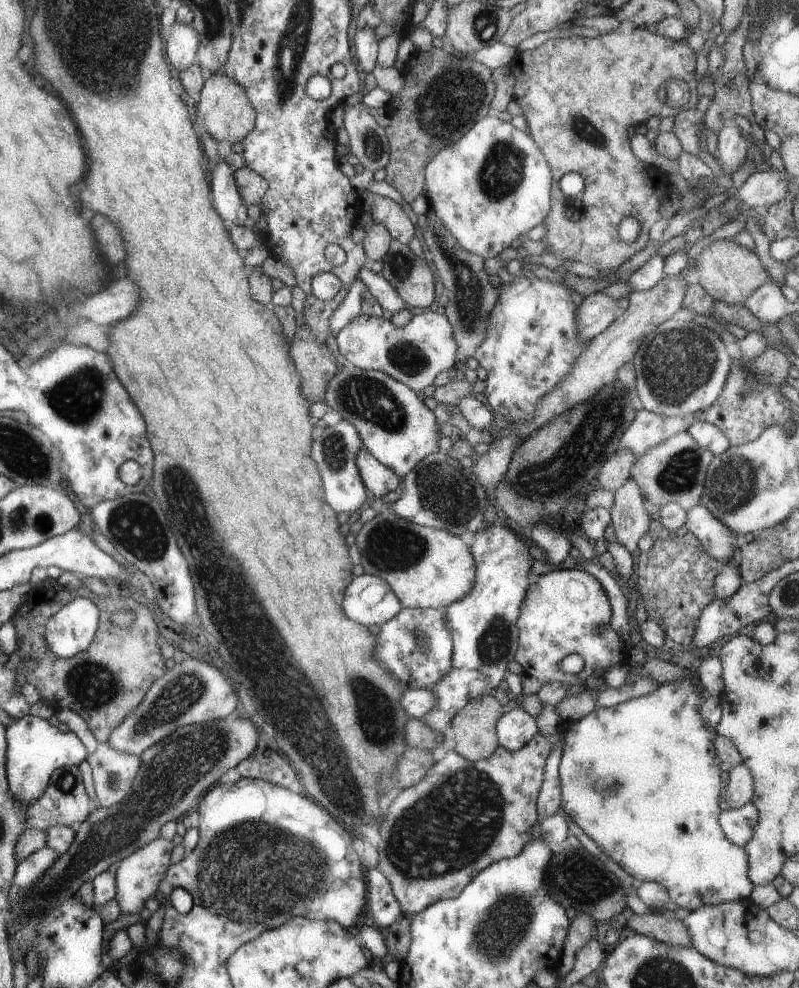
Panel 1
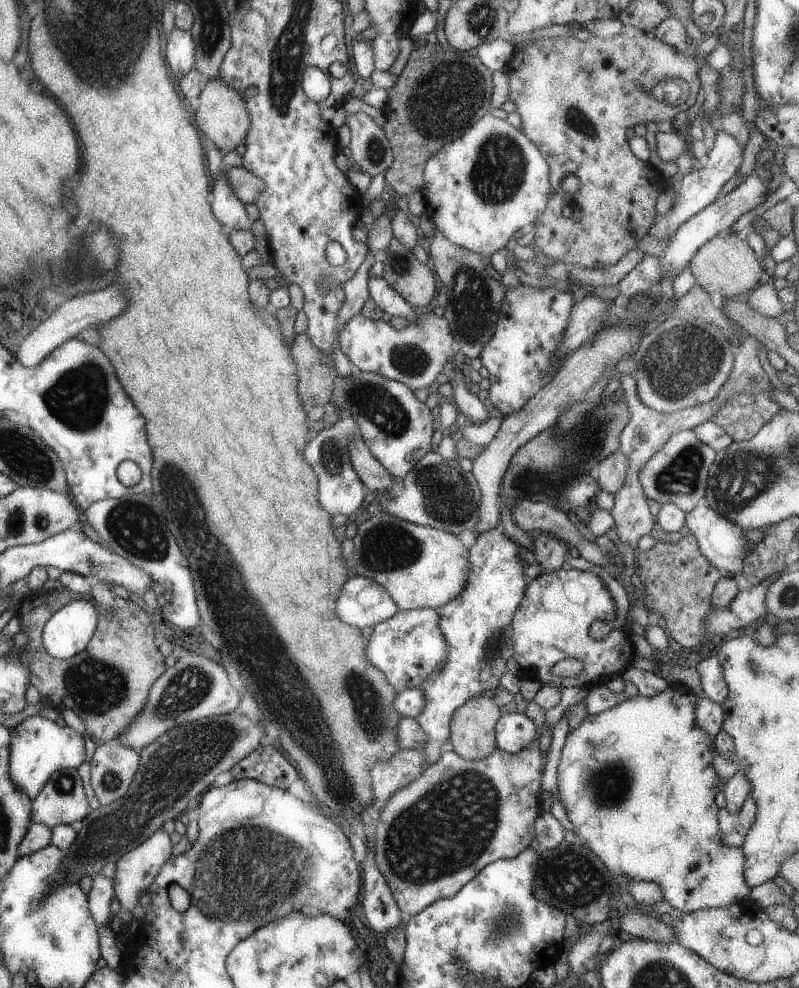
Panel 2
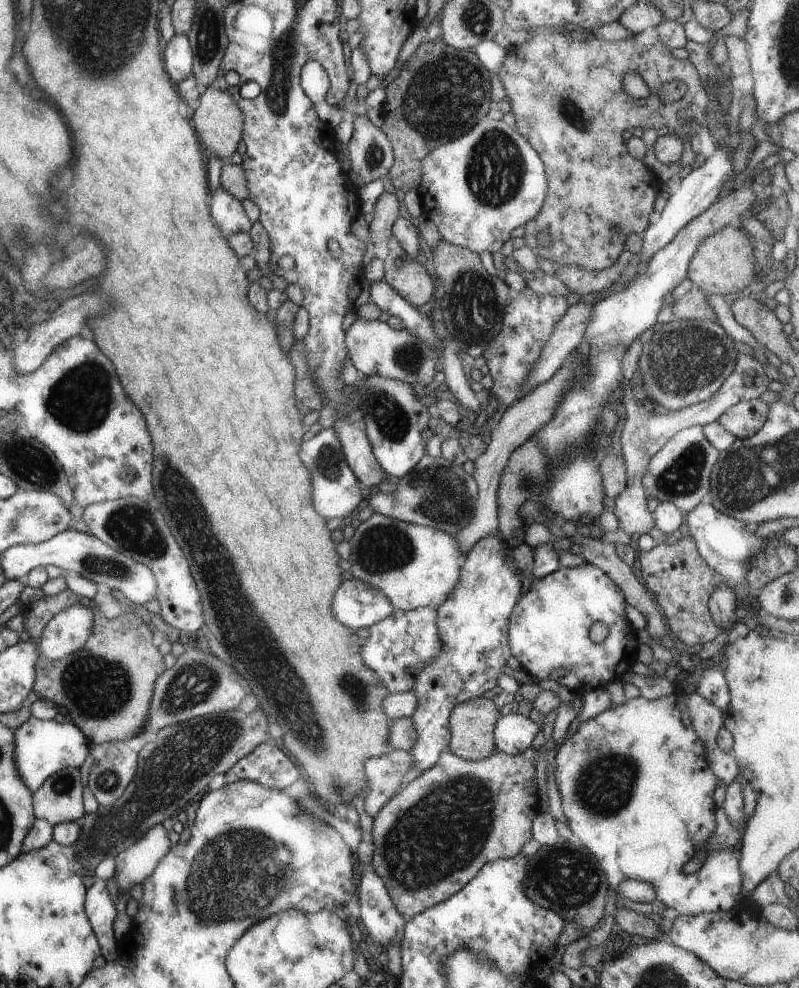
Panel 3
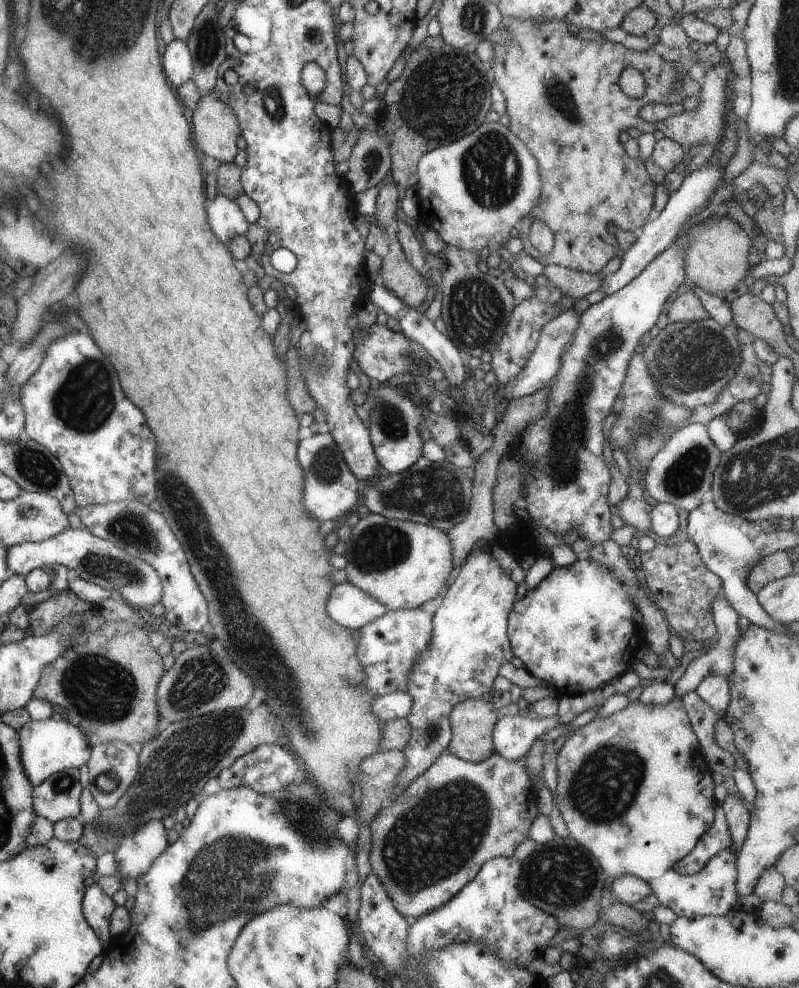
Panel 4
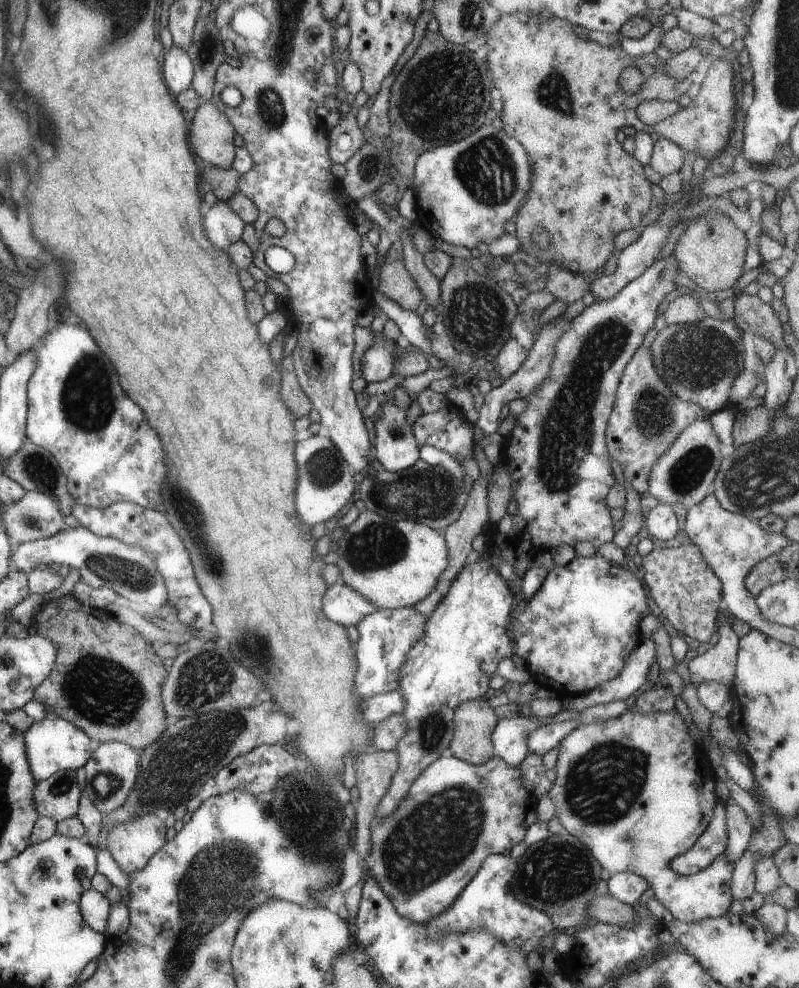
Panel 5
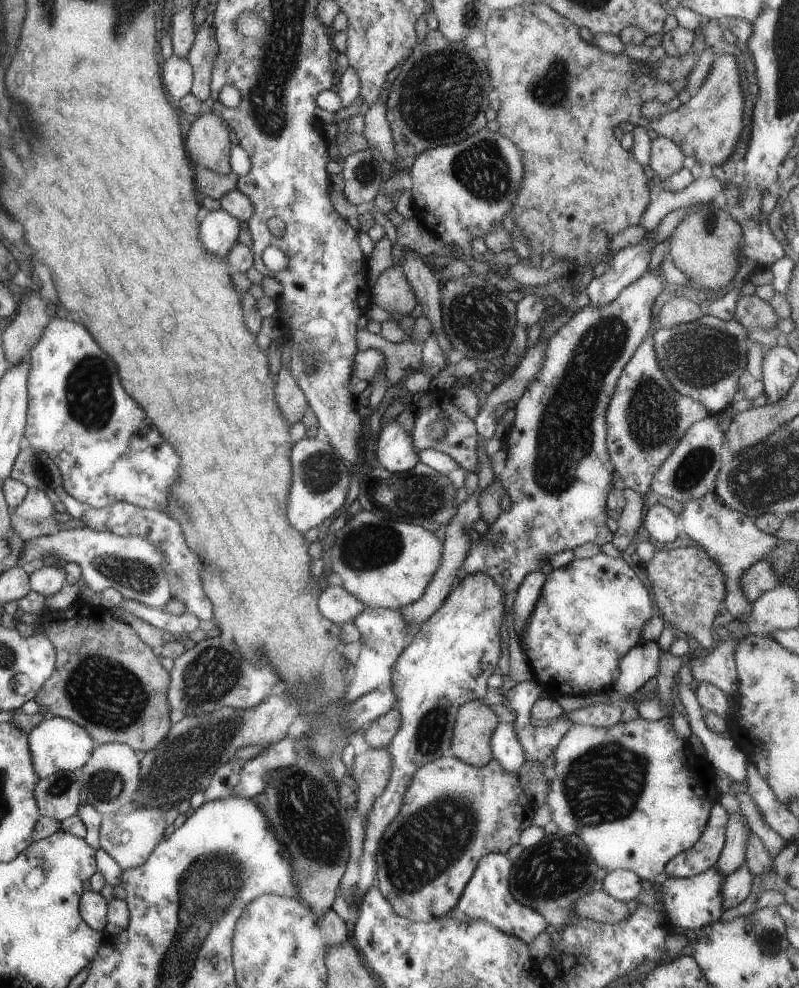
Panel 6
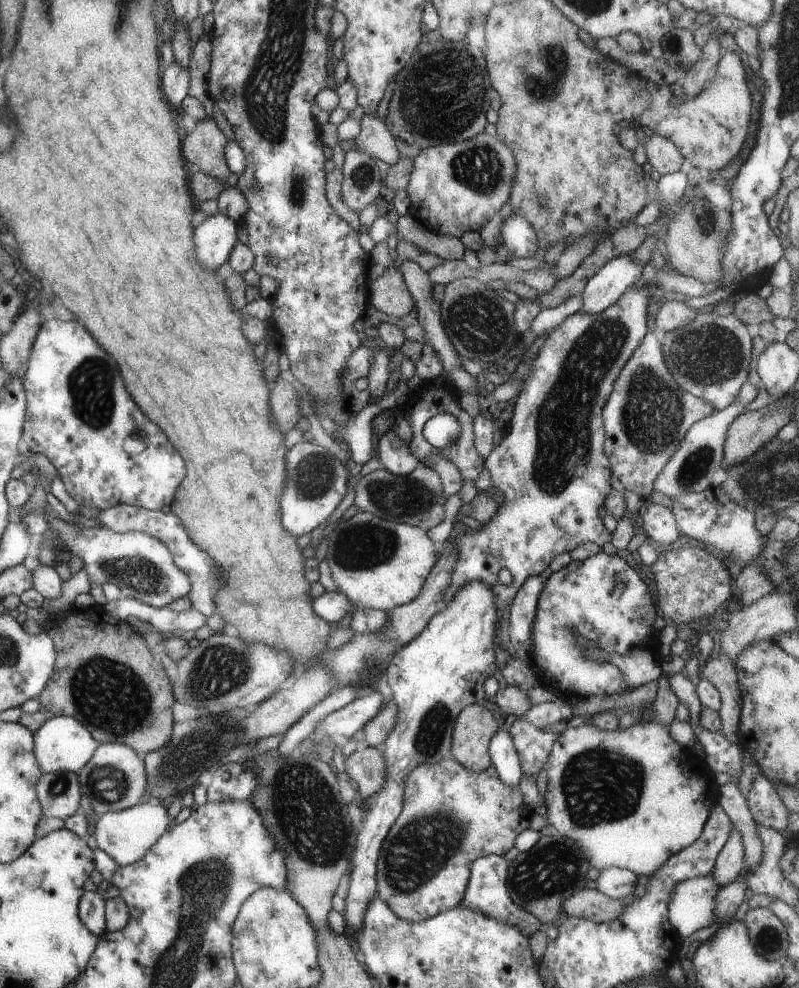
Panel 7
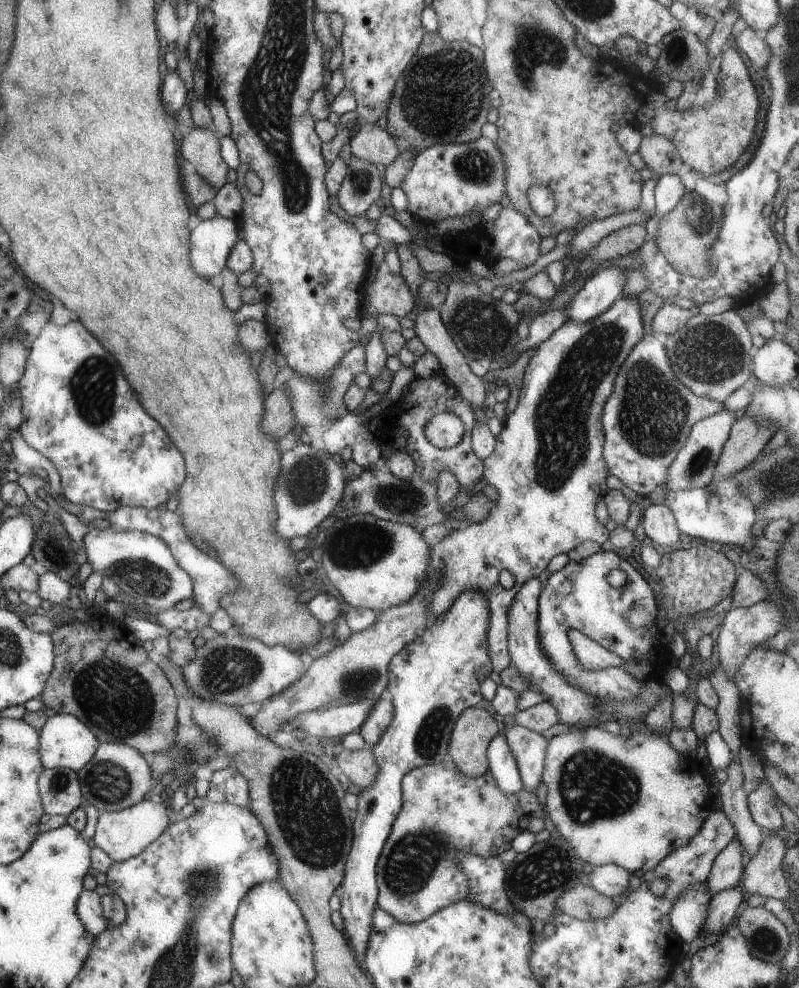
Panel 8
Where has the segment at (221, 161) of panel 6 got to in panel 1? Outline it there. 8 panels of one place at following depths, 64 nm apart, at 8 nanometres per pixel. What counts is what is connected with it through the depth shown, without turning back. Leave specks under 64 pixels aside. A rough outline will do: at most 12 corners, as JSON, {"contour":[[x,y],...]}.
{"contour":[[221,71],[204,81],[198,124],[218,144],[247,136],[255,110]]}

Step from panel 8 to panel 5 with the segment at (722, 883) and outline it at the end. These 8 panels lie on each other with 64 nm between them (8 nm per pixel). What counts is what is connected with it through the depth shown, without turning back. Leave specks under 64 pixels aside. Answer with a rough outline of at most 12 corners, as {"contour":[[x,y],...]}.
{"contour":[[729,798],[724,803],[726,846],[735,864],[752,839],[745,812]]}

